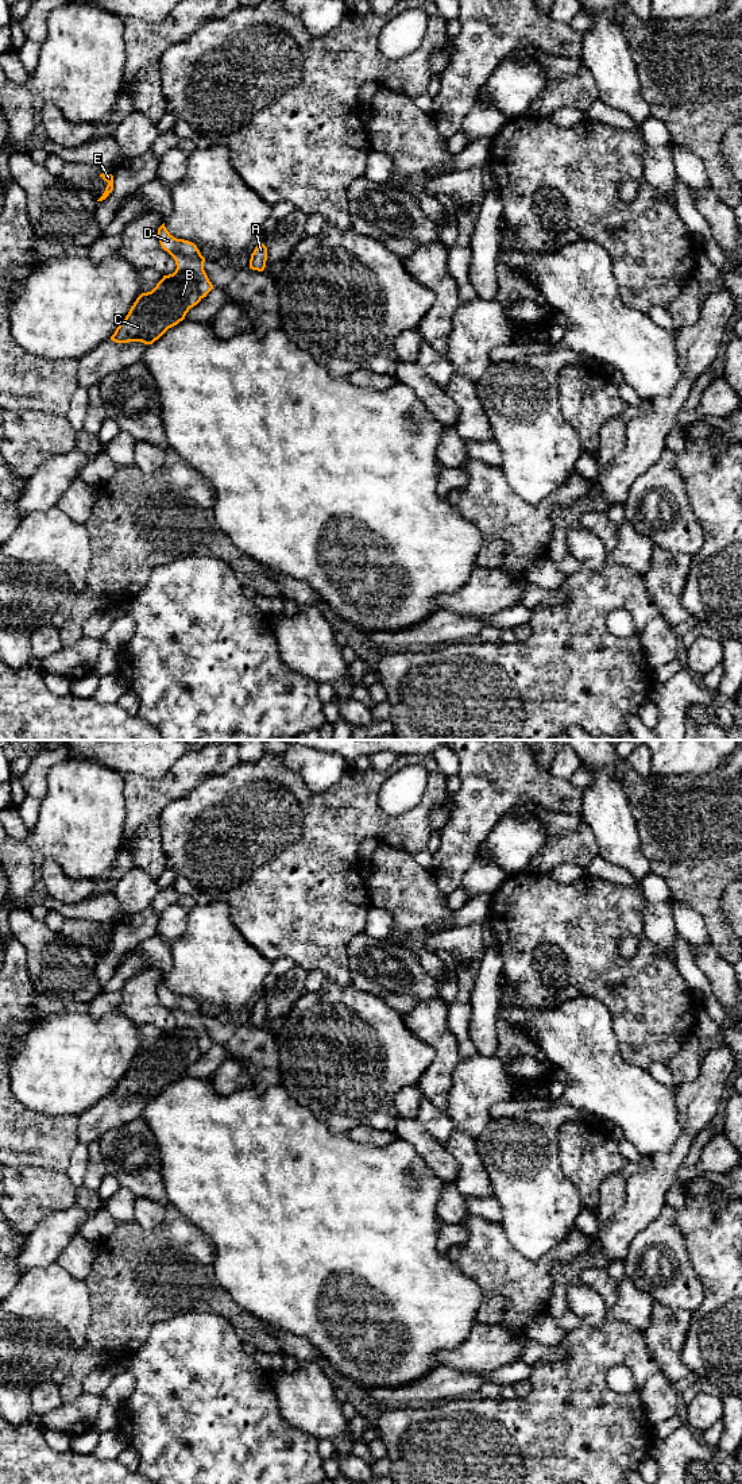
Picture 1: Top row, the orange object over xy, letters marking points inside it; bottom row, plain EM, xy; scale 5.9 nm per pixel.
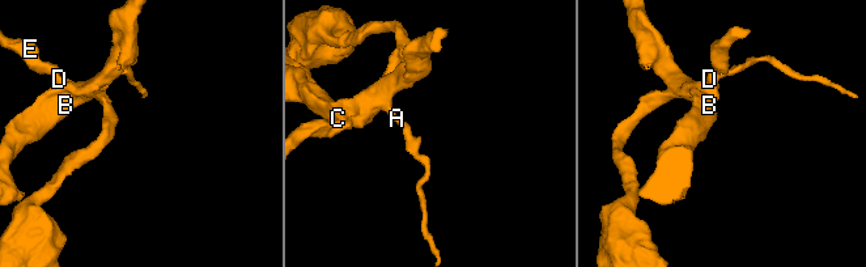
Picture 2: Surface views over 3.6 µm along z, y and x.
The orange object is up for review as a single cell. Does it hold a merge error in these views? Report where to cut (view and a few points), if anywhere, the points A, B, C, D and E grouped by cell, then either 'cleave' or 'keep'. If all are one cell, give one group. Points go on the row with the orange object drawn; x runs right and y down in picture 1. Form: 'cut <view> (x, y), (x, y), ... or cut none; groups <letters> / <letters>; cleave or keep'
cut xy (173, 273), (190, 273), (201, 297); groups A B C / D E; cleave

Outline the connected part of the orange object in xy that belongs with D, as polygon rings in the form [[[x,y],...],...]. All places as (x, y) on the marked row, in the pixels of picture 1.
[[[165,223],[158,228],[158,239],[162,248],[175,261],[177,269],[174,274],[193,274],[201,298],[206,297],[213,289],[213,285],[204,270],[205,258],[201,255],[197,246],[189,240],[174,238],[166,230]]]

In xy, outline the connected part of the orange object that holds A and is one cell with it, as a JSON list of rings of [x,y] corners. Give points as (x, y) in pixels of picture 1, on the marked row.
[[[260,243],[255,247],[254,253],[251,254],[250,259],[250,269],[263,271],[266,267],[267,261],[267,247]]]

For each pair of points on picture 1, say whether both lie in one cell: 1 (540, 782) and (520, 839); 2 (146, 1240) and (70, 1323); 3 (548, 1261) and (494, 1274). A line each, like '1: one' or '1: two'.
1: two
2: two
3: one

